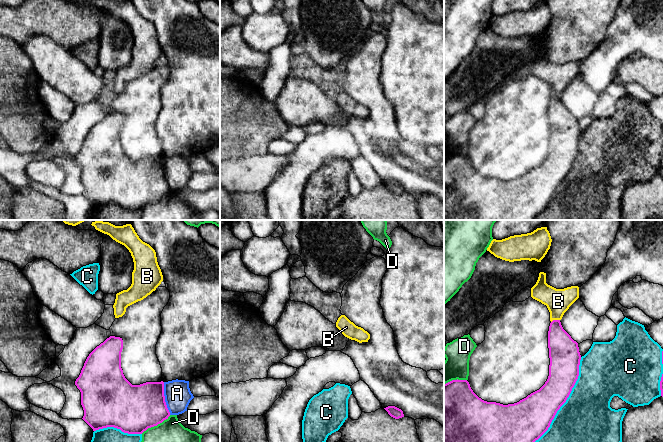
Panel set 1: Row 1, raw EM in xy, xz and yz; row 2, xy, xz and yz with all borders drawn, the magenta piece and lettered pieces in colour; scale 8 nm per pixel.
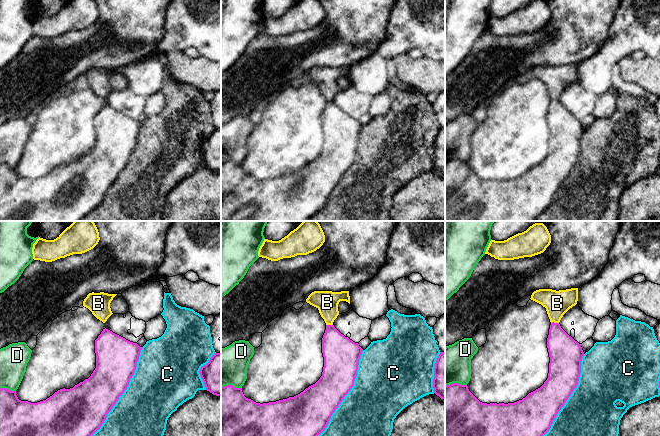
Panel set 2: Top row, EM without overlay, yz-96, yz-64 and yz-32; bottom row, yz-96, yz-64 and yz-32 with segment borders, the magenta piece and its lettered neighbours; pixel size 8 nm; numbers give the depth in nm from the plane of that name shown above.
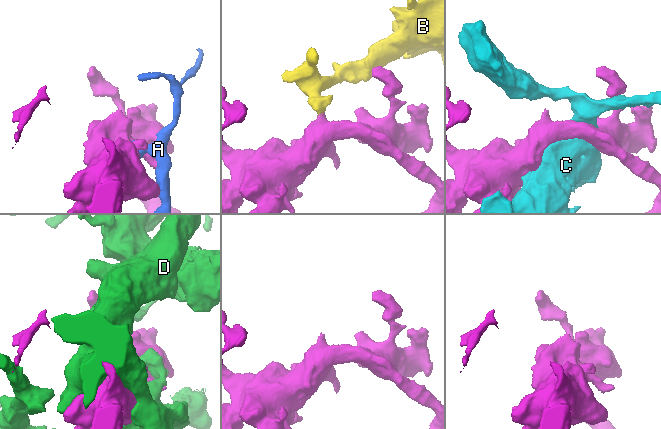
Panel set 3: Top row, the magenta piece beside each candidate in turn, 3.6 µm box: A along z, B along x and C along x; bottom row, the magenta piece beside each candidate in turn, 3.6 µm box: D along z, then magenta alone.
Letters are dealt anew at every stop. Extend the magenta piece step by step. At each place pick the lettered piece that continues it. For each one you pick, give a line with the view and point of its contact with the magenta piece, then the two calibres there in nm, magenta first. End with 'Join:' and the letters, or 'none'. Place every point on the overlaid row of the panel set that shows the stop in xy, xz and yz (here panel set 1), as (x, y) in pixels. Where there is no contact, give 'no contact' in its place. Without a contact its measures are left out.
B: meets magenta in yz at (555, 320); 240 nm thick on the magenta side, 200 nm on the other
Join: B

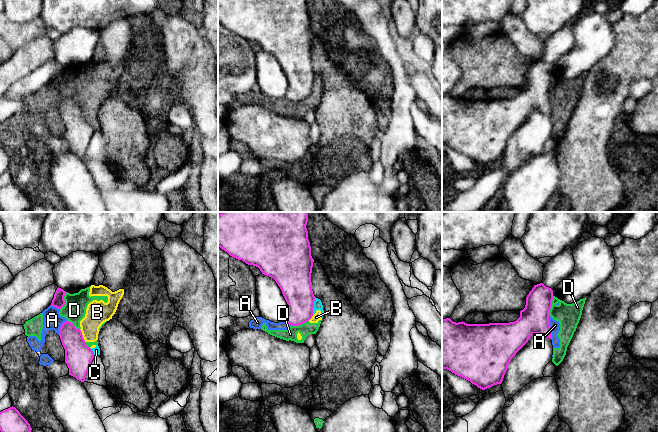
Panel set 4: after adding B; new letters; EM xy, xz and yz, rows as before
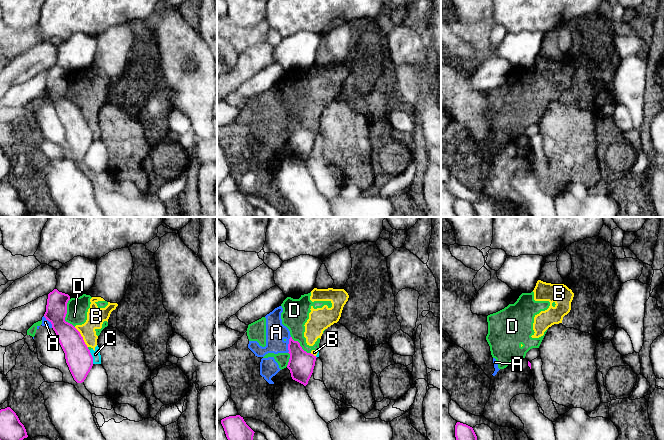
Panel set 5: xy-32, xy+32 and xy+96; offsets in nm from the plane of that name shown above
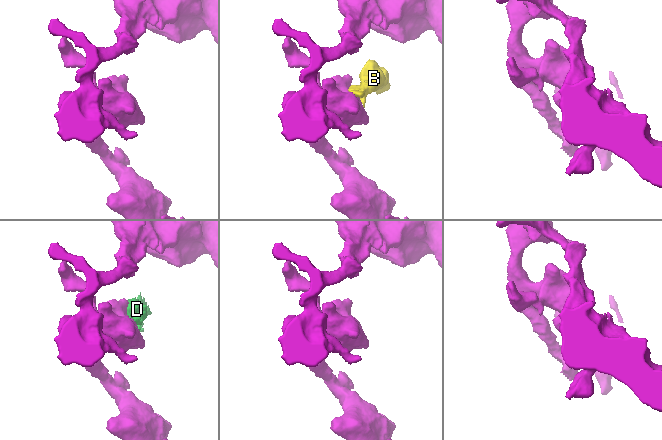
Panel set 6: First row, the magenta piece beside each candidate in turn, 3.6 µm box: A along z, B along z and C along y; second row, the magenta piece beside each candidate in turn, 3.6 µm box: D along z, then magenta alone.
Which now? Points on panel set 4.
Join: none

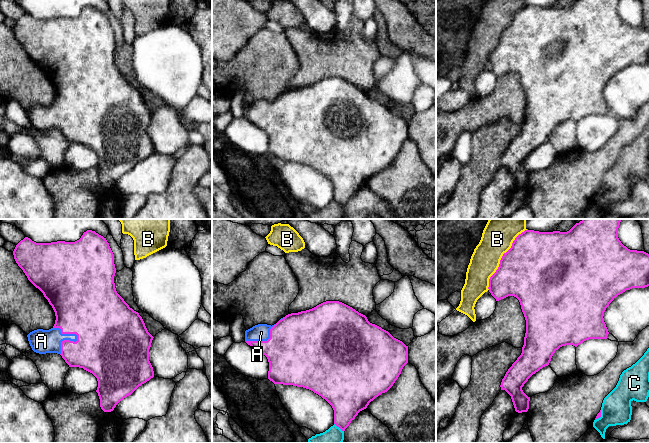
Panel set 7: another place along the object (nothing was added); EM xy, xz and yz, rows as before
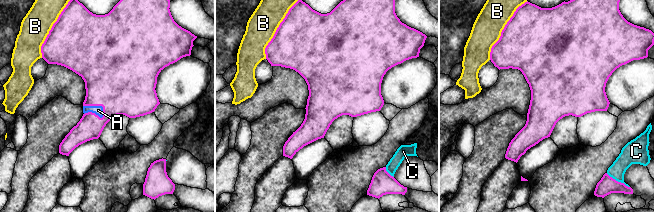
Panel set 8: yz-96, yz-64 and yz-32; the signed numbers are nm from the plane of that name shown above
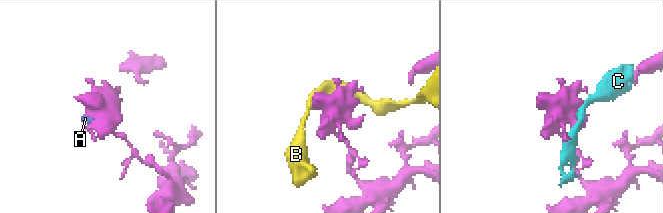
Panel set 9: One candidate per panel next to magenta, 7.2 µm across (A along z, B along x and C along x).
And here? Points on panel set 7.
A: meets magenta in xy at (77, 339); 500 nm thick on the magenta side, 190 nm on the other
Join: A

